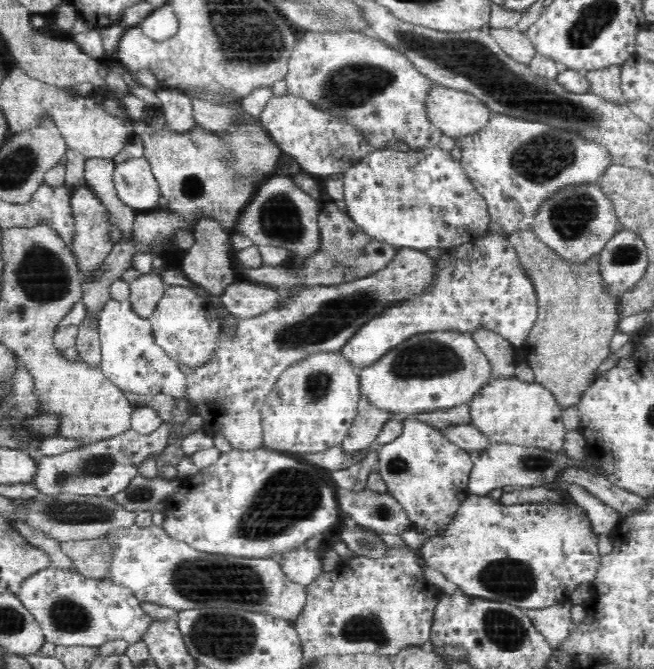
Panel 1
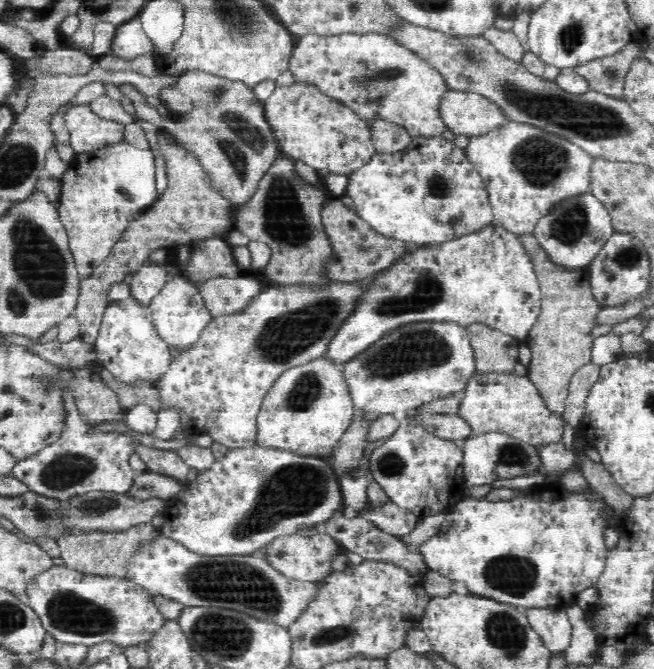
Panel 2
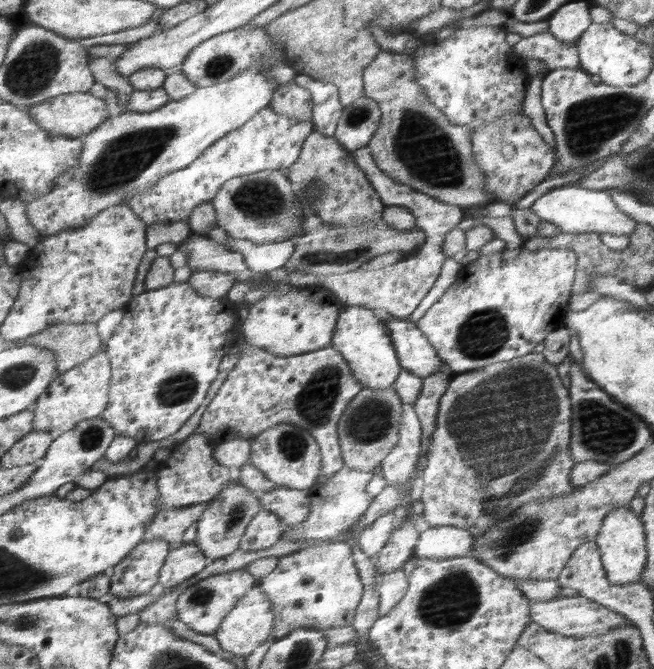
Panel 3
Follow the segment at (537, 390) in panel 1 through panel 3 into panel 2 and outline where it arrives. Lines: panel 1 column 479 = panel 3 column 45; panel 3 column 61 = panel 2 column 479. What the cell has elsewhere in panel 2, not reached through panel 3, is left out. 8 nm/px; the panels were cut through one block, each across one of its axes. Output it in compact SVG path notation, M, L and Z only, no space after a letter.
M514 374L474 376L466 386L459 417L474 428L476 436L503 434L535 447L560 444L566 432L565 420L548 407L540 388L526 376Z

